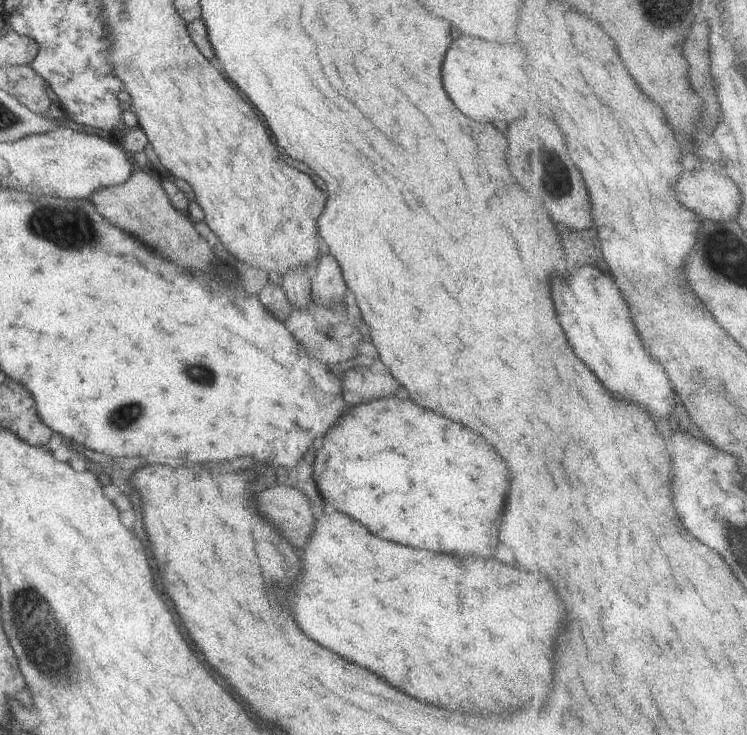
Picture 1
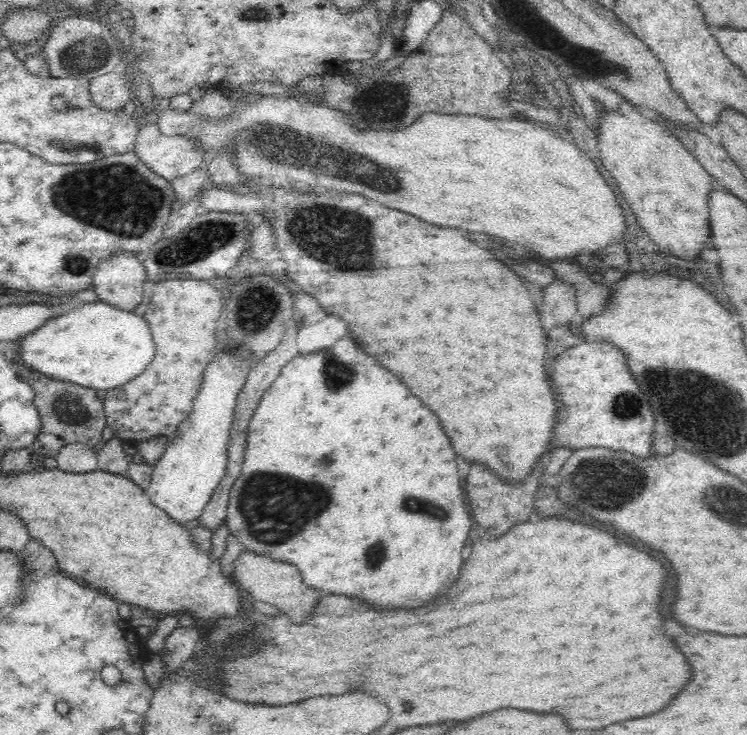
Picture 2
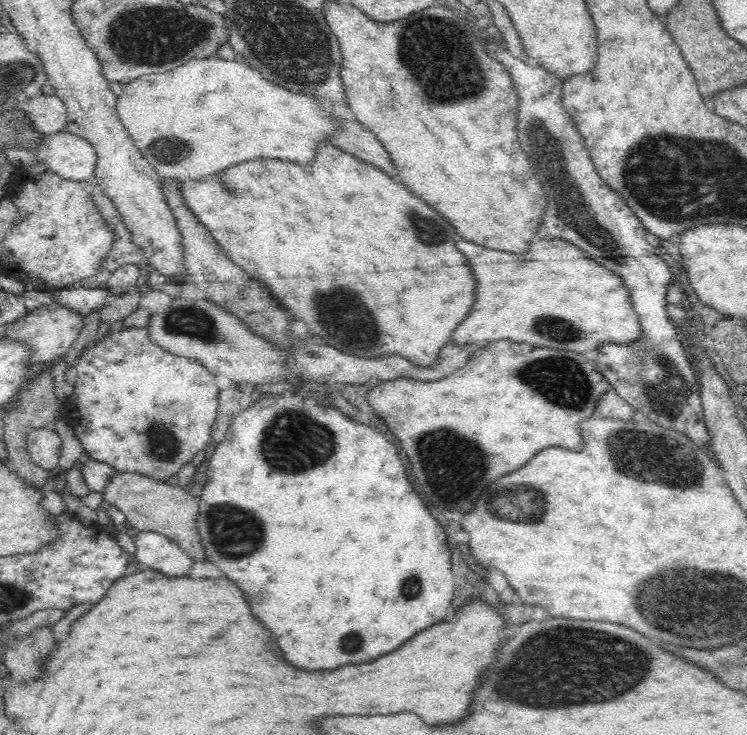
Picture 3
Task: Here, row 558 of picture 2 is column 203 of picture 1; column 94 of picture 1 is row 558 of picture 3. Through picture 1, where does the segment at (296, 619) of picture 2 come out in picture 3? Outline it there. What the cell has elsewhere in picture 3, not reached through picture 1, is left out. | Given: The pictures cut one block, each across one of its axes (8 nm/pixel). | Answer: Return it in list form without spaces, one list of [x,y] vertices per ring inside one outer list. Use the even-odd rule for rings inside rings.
[[[117,472],[110,484],[102,492],[102,500],[120,509],[127,522],[140,532],[156,532],[167,536],[195,562],[206,562],[206,551],[202,545],[197,527],[199,497],[193,497],[178,485],[168,485],[163,481],[136,472]]]

